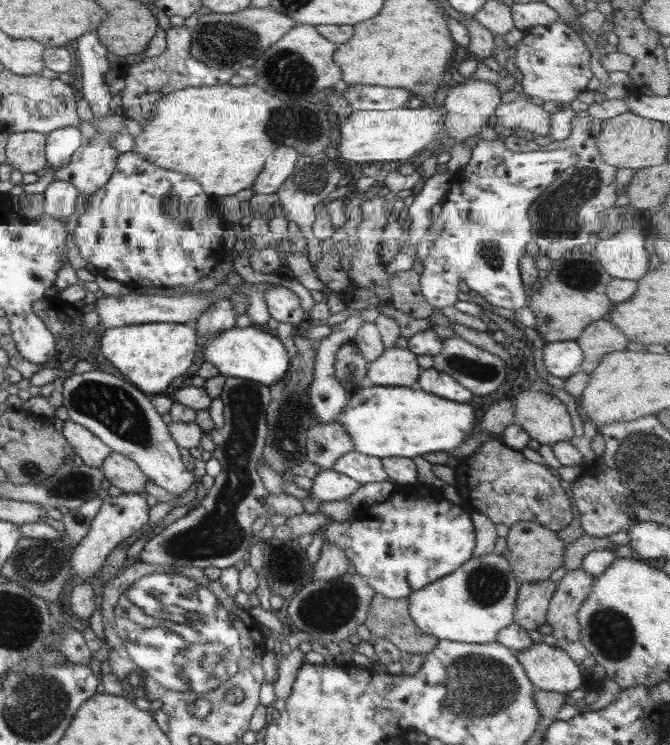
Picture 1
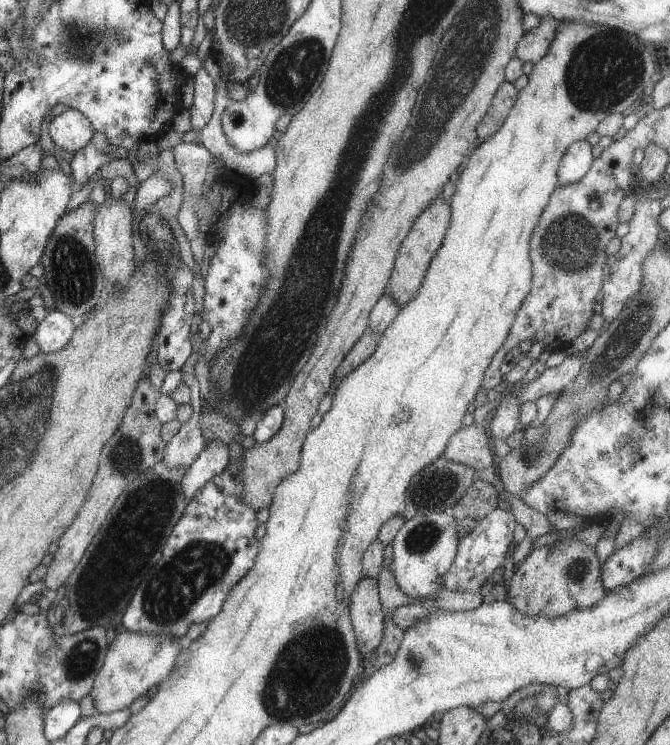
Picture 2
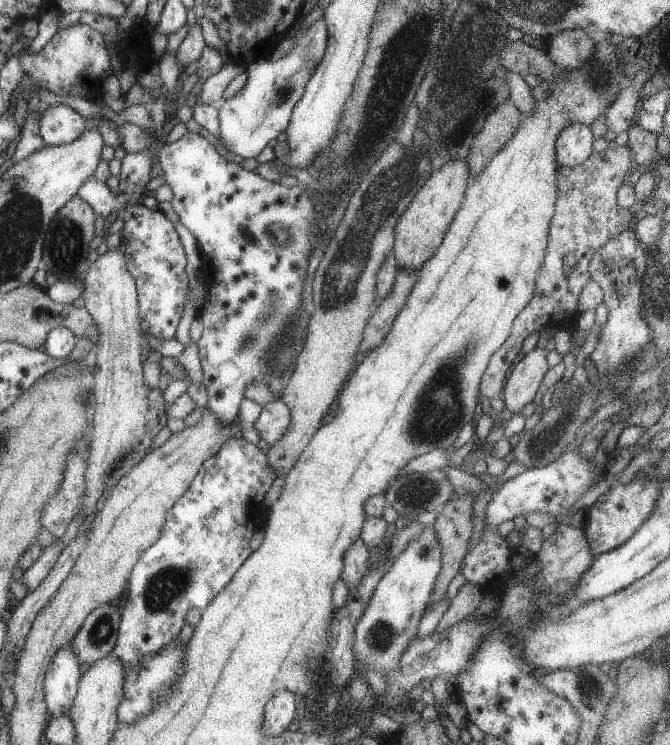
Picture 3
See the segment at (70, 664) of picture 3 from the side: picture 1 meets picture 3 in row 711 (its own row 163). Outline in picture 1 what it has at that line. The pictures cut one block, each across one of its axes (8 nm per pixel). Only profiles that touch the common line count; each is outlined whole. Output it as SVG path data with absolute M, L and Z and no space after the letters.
M75 126L55 128L45 135L44 156L47 160L46 168L64 167L78 146L83 143L83 138Z

